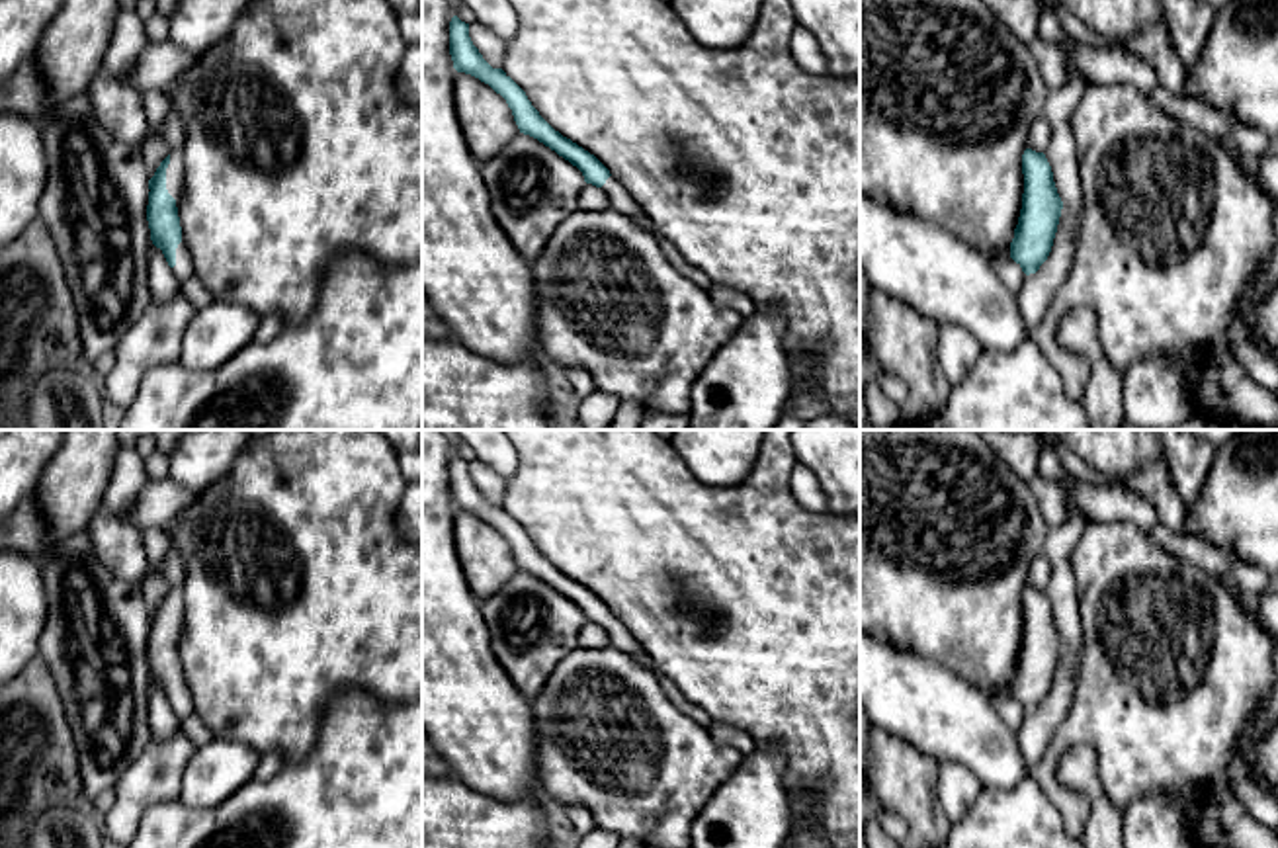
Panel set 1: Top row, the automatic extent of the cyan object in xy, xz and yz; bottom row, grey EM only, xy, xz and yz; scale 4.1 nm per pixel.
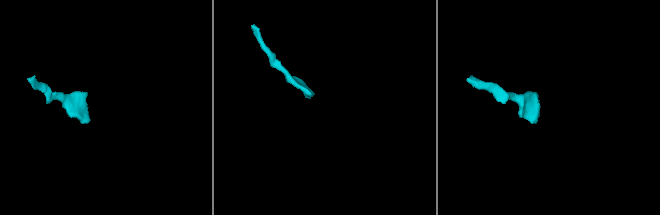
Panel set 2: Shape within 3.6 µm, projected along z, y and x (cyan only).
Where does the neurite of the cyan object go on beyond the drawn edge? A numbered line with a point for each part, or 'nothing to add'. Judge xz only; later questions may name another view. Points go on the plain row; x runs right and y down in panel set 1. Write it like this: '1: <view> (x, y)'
1: xz (620, 637)

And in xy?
1: xy (174, 610)

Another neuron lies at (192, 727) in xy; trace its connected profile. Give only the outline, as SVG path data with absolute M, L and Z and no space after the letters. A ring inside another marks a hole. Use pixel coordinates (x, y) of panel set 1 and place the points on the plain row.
M197 715L180 719L180 729L195 746L207 744L215 739L209 727Z

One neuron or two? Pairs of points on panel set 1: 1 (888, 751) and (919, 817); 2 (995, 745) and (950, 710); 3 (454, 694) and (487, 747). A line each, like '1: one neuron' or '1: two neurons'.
1: one neuron
2: one neuron
3: one neuron

